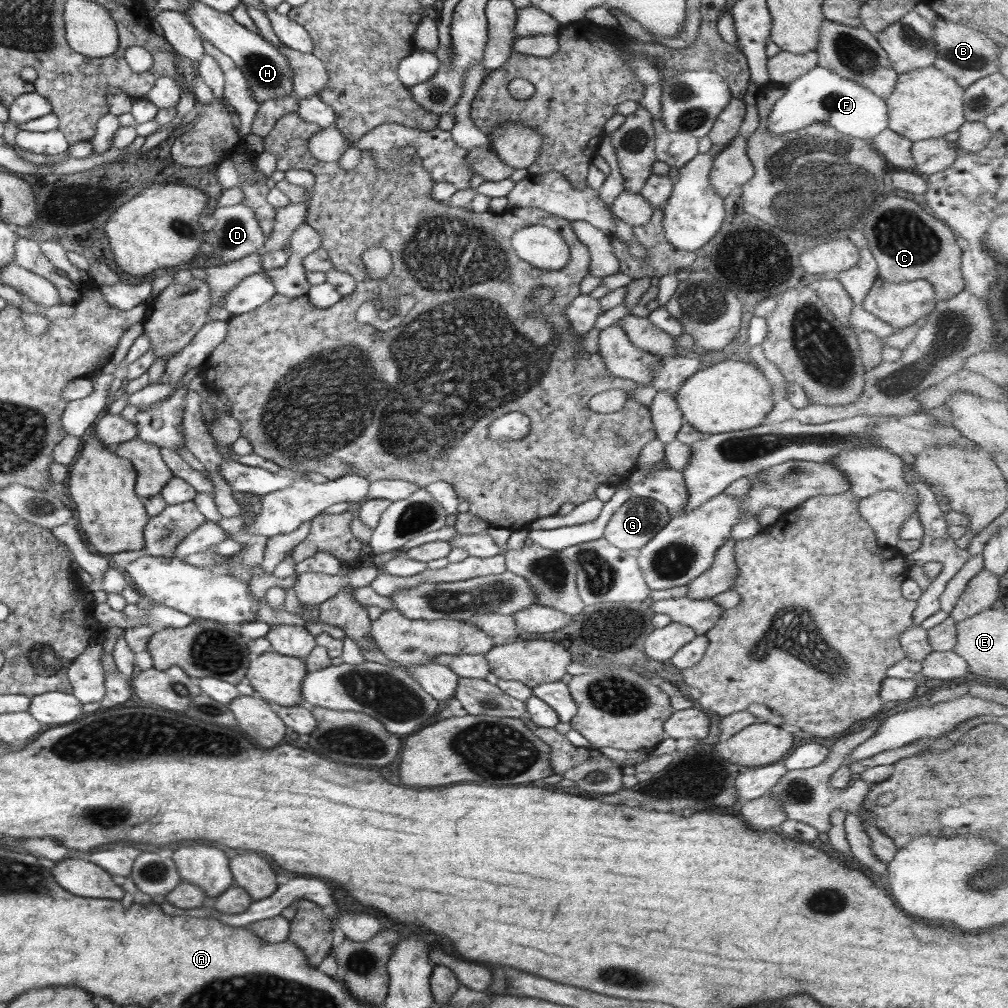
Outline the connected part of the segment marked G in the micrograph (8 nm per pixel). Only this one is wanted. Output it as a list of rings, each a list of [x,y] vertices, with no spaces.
[[[631,495],[607,522],[604,537],[620,550],[635,553],[672,517],[661,502]]]

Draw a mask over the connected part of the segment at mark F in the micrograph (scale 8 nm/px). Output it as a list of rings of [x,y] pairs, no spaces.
[[[817,66],[787,84],[786,92],[771,108],[765,127],[773,134],[786,134],[815,122],[827,122],[842,134],[870,142],[879,132],[888,128],[887,102],[858,83],[842,79],[835,72]]]

